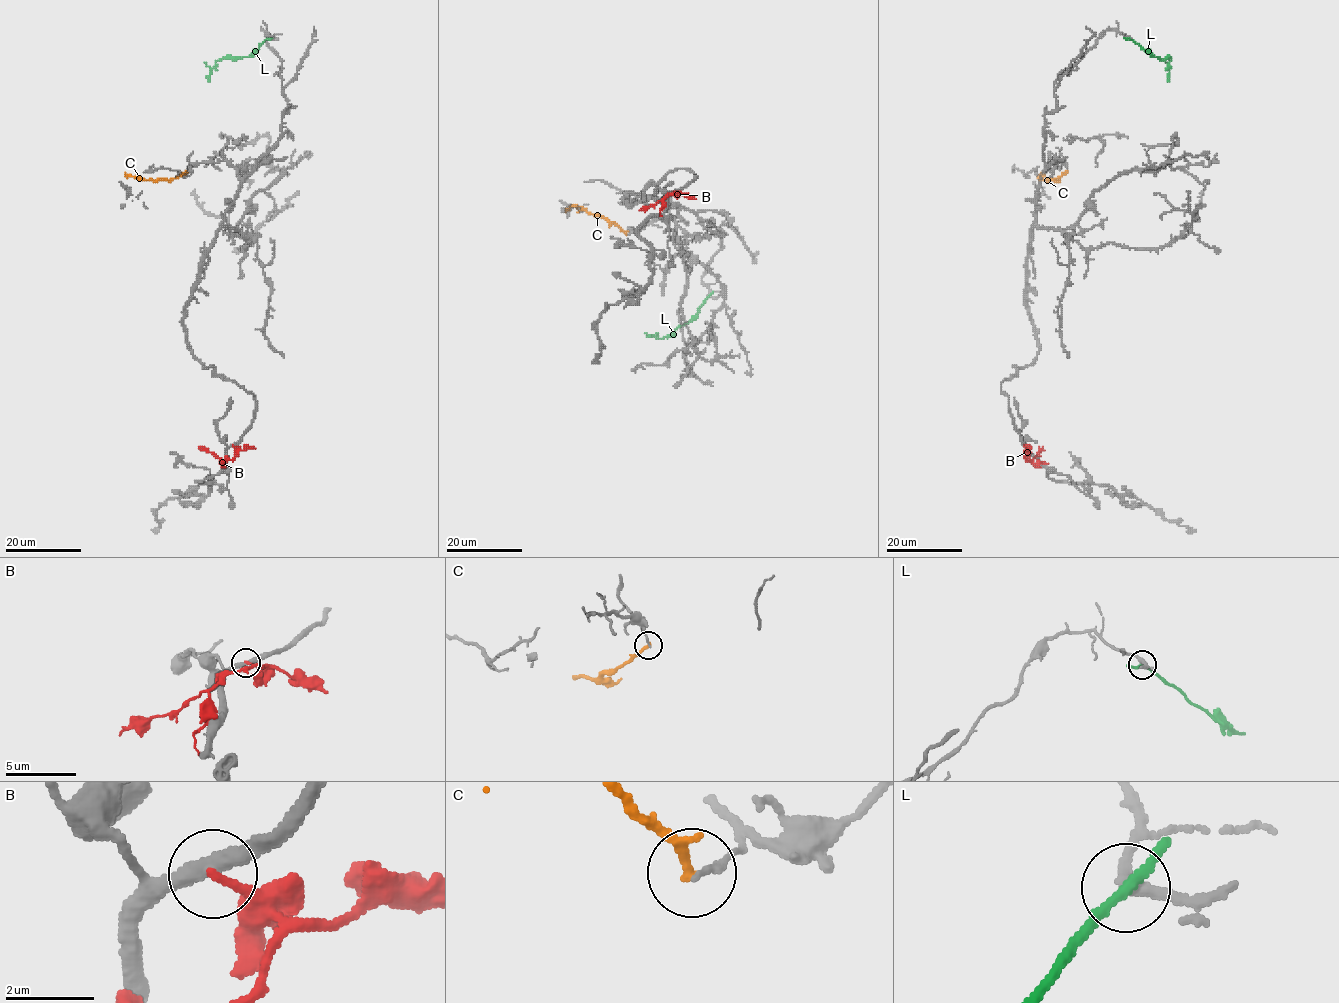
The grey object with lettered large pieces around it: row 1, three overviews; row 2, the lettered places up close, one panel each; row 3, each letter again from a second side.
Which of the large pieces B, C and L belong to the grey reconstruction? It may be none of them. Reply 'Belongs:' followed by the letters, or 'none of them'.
Belongs: none of them

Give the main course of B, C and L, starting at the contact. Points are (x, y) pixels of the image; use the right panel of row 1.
B: (1024, 446), (1025, 458), (1030, 461), (1043, 447)
C: (1067, 171), (1055, 179), (1038, 176), (1044, 175)
L: (1129, 38), (1153, 56), (1171, 59), (1167, 81)

